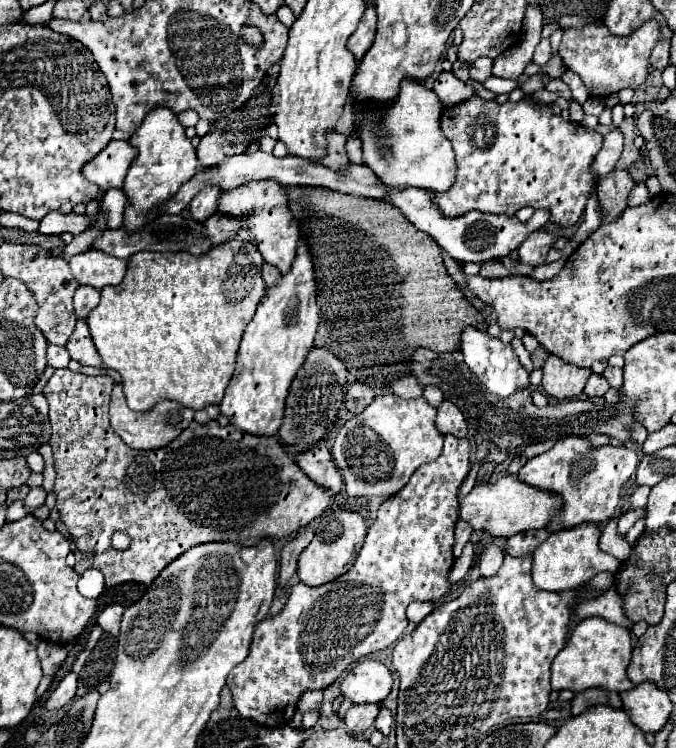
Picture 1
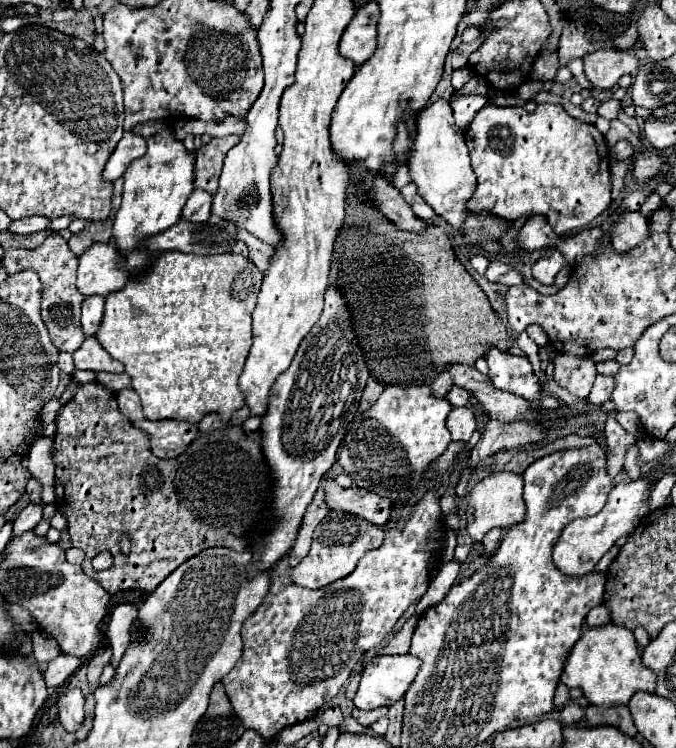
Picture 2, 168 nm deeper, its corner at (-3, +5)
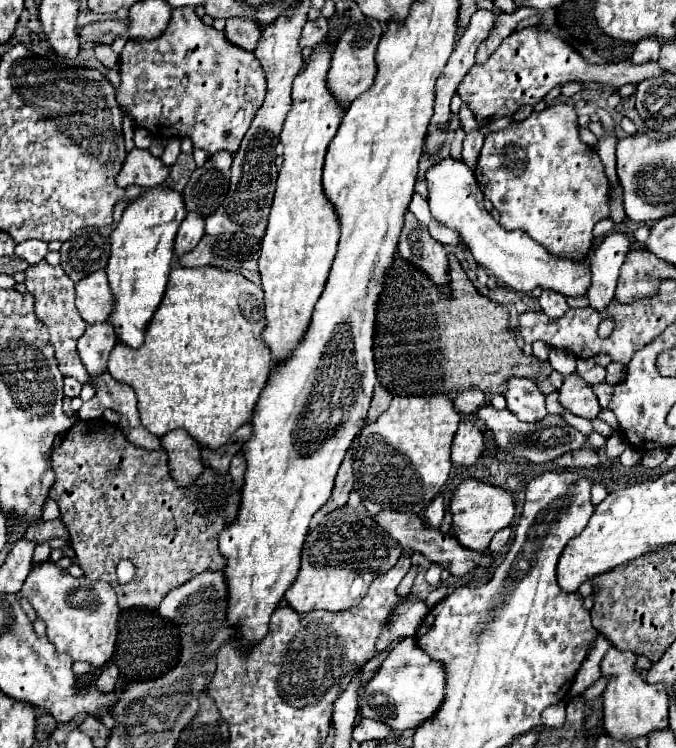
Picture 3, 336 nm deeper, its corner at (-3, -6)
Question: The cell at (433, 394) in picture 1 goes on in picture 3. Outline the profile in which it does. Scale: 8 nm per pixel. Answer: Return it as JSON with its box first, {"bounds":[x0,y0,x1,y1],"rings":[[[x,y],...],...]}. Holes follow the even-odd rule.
{"bounds":[473,404,585,464],"rings":[[[485,404],[483,408],[477,408],[473,414],[477,420],[481,420],[495,436],[495,444],[501,452],[519,458],[519,460],[527,460],[533,464],[545,464],[549,460],[555,460],[559,456],[563,456],[565,452],[571,450],[579,450],[585,442],[585,436],[581,432],[577,432],[575,428],[571,428],[561,416],[545,416],[541,422],[523,422],[519,418],[515,418],[515,414],[511,414],[509,410],[497,410],[491,404]]]}

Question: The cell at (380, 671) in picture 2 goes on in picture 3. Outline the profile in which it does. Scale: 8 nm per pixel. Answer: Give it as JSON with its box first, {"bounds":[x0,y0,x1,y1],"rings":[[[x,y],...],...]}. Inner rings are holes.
{"bounds":[359,638,445,730],"rings":[[[415,638],[401,640],[381,664],[377,676],[365,686],[359,700],[359,714],[363,718],[375,718],[391,726],[393,730],[415,730],[423,720],[431,718],[433,712],[443,702],[445,694],[445,672],[439,662],[433,662],[425,652],[415,644]]]}

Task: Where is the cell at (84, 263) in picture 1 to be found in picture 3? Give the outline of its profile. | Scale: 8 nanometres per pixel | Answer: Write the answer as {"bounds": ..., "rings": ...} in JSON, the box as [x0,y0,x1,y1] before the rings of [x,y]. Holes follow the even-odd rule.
{"bounds":[75,272,115,324],"rings":[[[91,272],[75,286],[75,304],[87,324],[105,322],[115,308],[115,298],[107,282],[107,272]]]}

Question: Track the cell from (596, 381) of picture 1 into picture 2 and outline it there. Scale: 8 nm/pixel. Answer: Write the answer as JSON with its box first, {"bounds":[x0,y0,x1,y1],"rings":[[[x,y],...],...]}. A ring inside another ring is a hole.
{"bounds":[589,375,613,405],"rings":[[[597,375],[595,385],[593,385],[591,393],[589,393],[589,401],[593,405],[603,405],[605,401],[609,401],[611,391],[613,391],[613,379],[605,377],[605,375]]]}

